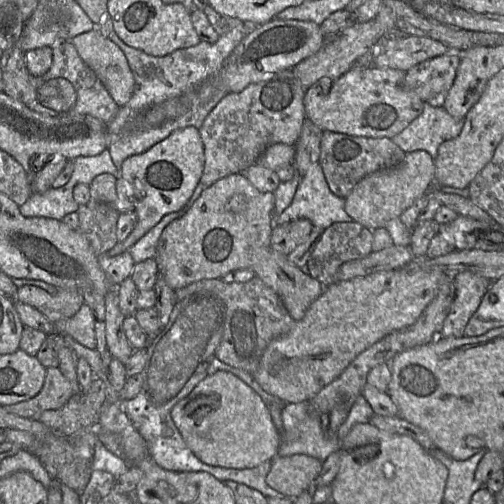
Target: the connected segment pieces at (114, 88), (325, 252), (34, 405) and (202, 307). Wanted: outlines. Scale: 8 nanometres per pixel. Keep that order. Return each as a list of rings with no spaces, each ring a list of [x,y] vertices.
[[[97,28],[75,36],[71,42],[115,103],[126,105],[133,95],[135,79],[123,51]]]
[[[336,222],[327,227],[320,235],[308,261],[308,274],[329,286],[336,282],[339,268],[346,262],[363,258],[372,251],[373,230],[358,222]]]
[[[59,367],[47,368],[43,387],[36,396],[8,405],[5,409],[23,418],[38,419],[39,415],[45,411],[63,407],[73,395],[72,384]]]
[[[200,298],[176,302],[169,321],[146,347],[147,361],[141,372],[141,391],[130,400],[120,400],[120,405],[135,428],[145,439],[150,456],[164,469],[175,472],[207,472],[222,482],[235,481],[261,492],[266,498],[288,498],[266,483],[273,459],[252,468],[226,468],[212,466],[200,460],[188,447],[175,426],[171,410],[181,399],[206,378],[208,367],[216,357],[224,328],[224,307],[219,300]]]

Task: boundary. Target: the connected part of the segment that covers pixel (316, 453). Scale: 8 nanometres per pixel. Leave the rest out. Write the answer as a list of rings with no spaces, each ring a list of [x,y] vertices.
[[[310,402],[287,403],[282,411],[282,421],[285,429],[297,427],[299,437],[291,442],[280,445],[277,456],[286,457],[294,454],[305,454],[324,462],[332,453],[341,449],[337,436],[329,436],[322,428],[320,416],[312,409]]]

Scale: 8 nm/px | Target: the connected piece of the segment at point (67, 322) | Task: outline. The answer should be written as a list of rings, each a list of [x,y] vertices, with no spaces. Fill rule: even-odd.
[[[83,303],[72,317],[54,323],[55,332],[69,336],[81,345],[96,349],[95,318],[90,307]]]

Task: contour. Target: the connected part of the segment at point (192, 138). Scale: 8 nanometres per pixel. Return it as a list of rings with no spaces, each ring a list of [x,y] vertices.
[[[195,127],[177,129],[147,151],[125,159],[120,175],[129,187],[129,197],[134,203],[137,222],[127,239],[117,242],[107,254],[116,256],[127,251],[166,214],[182,209],[199,183],[204,164],[204,146],[199,130]]]

